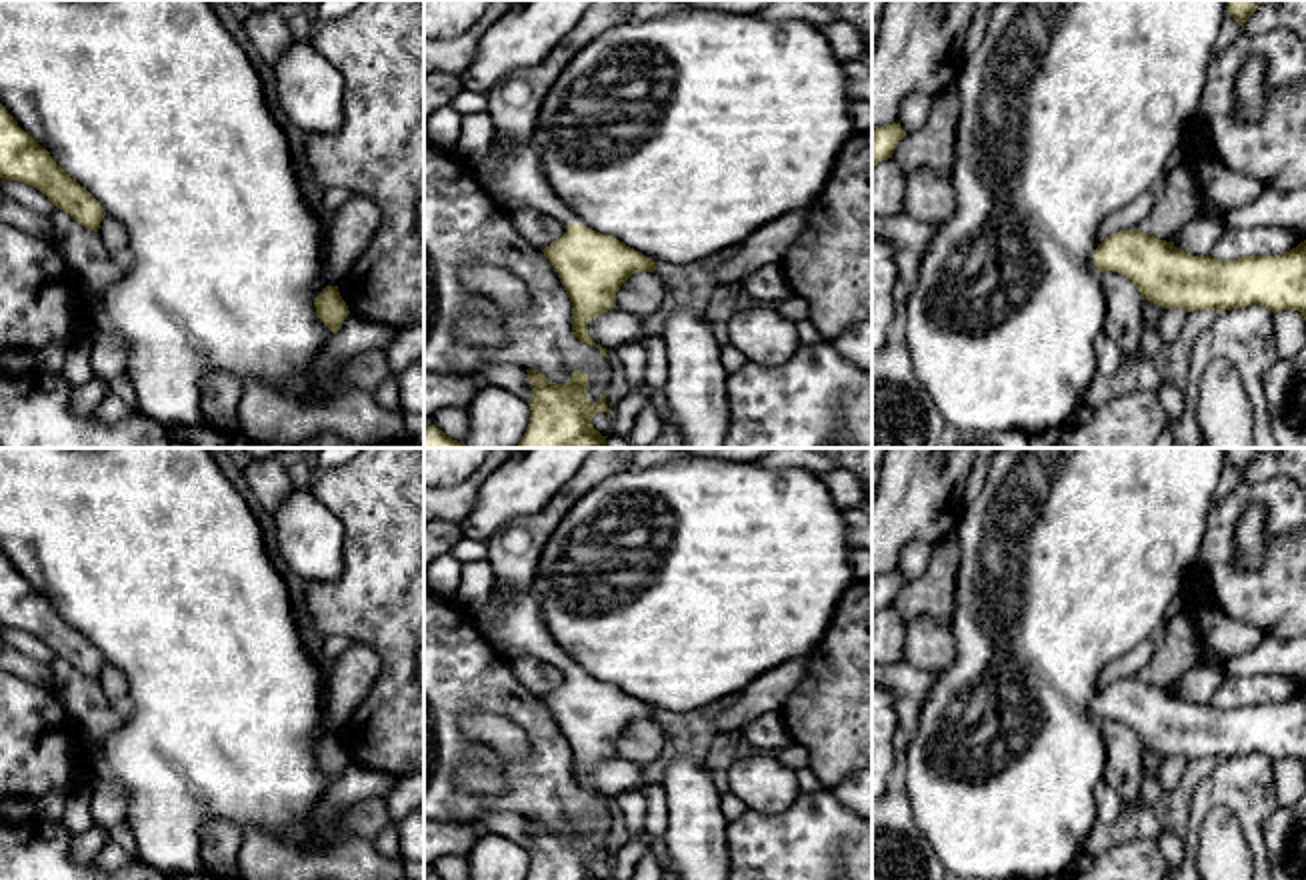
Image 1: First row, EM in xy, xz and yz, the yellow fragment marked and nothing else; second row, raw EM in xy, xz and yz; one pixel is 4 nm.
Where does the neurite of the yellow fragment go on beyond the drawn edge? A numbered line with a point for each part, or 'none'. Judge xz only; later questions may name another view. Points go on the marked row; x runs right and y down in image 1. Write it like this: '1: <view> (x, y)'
1: xz (510, 172)

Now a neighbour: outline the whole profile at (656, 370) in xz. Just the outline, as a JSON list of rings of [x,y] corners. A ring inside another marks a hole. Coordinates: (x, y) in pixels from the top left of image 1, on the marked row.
[[[660,336],[644,338],[642,344],[648,352],[646,384],[652,390],[662,390],[668,380],[666,344]]]

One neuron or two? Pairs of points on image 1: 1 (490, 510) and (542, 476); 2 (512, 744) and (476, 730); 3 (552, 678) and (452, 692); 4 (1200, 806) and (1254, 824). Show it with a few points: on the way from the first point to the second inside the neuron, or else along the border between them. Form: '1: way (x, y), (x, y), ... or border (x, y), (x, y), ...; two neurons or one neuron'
1: way (502, 498), (530, 478); one neuron
2: way (504, 740), (484, 730); one neuron
3: border (506, 658), (512, 672), (540, 698); two neurons
4: way (1214, 800), (1230, 800), (1240, 810); one neuron

